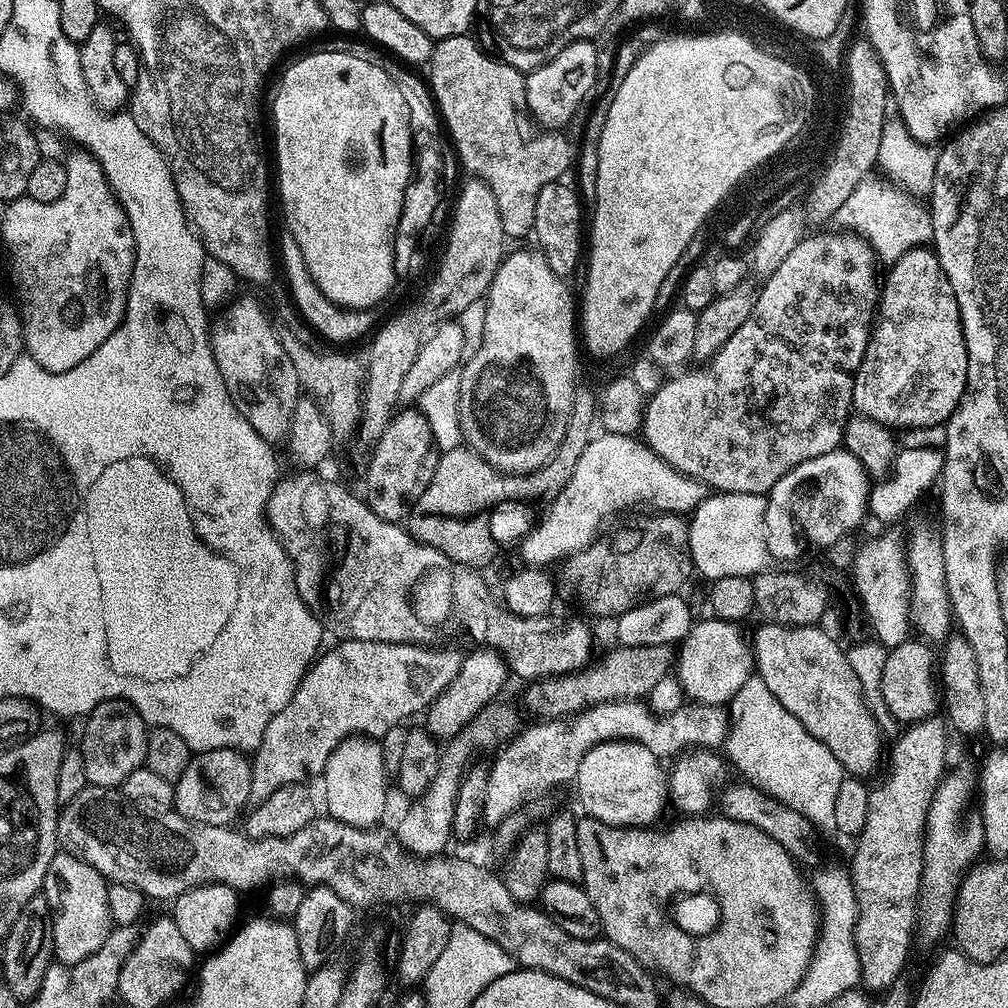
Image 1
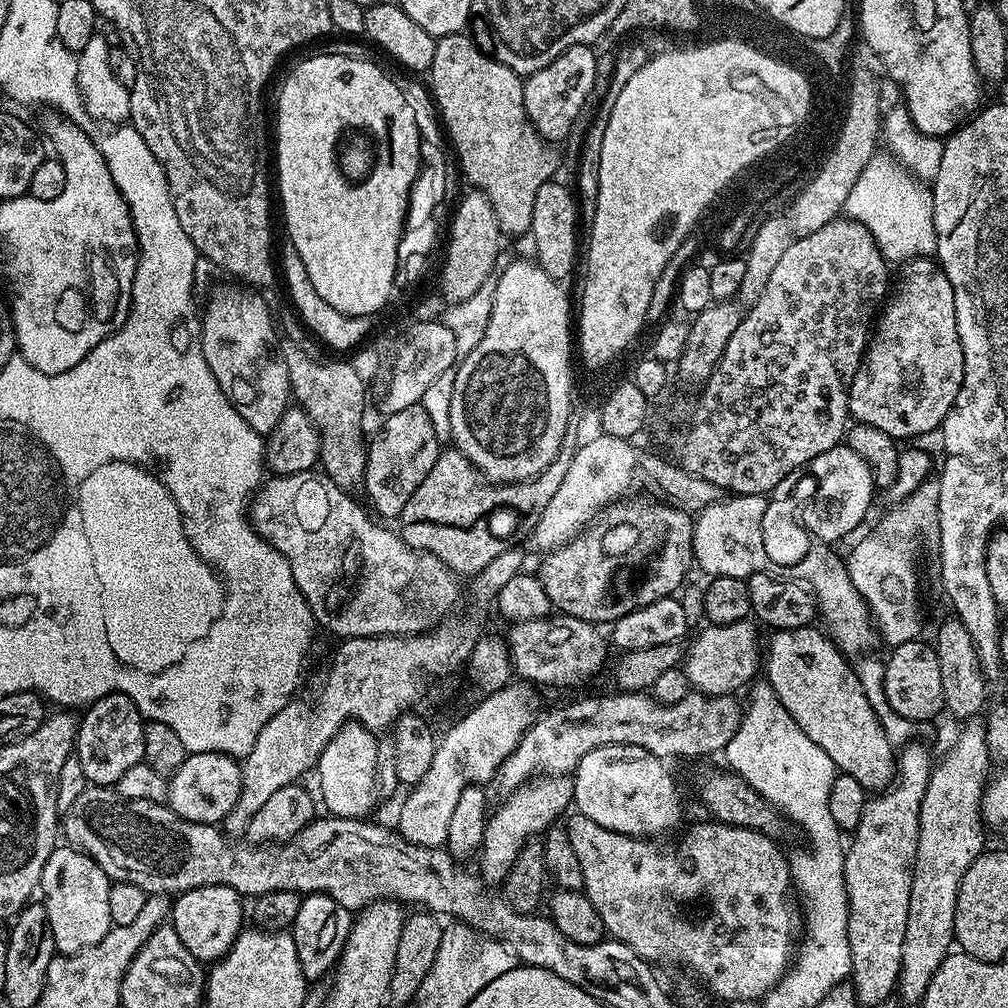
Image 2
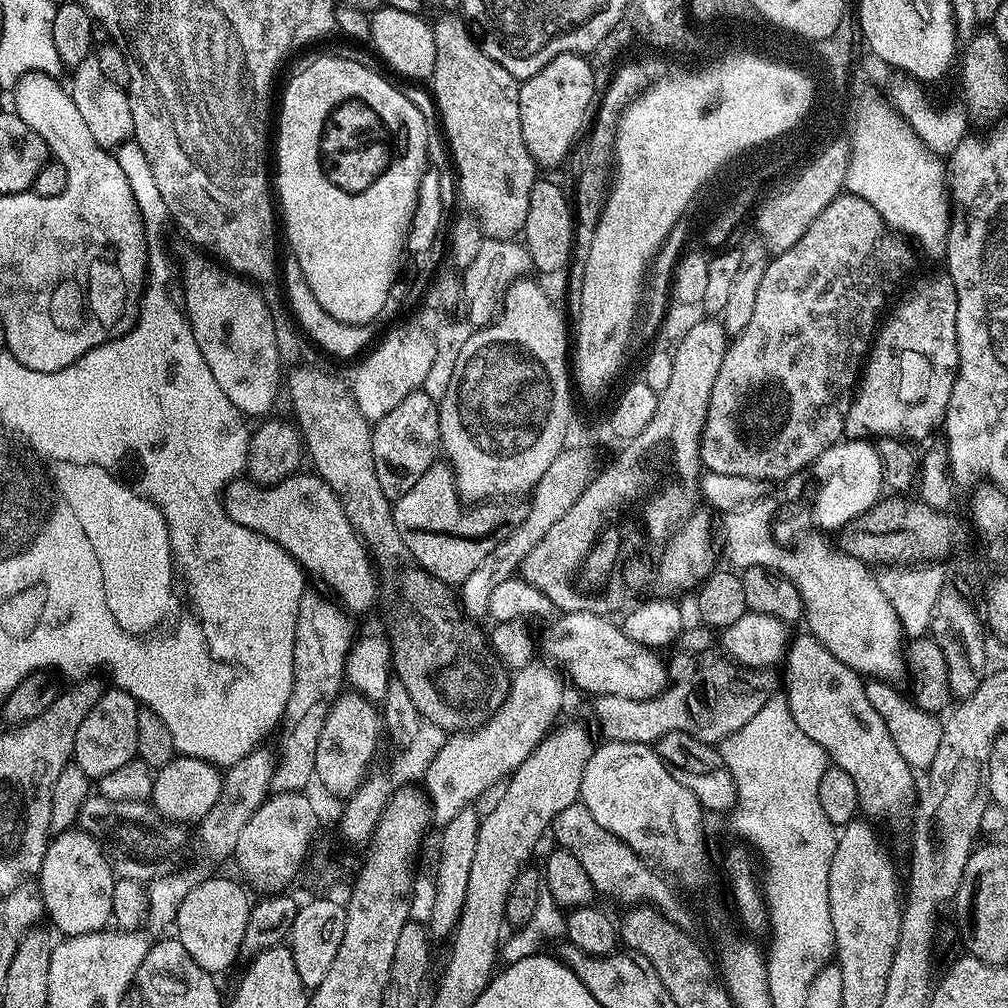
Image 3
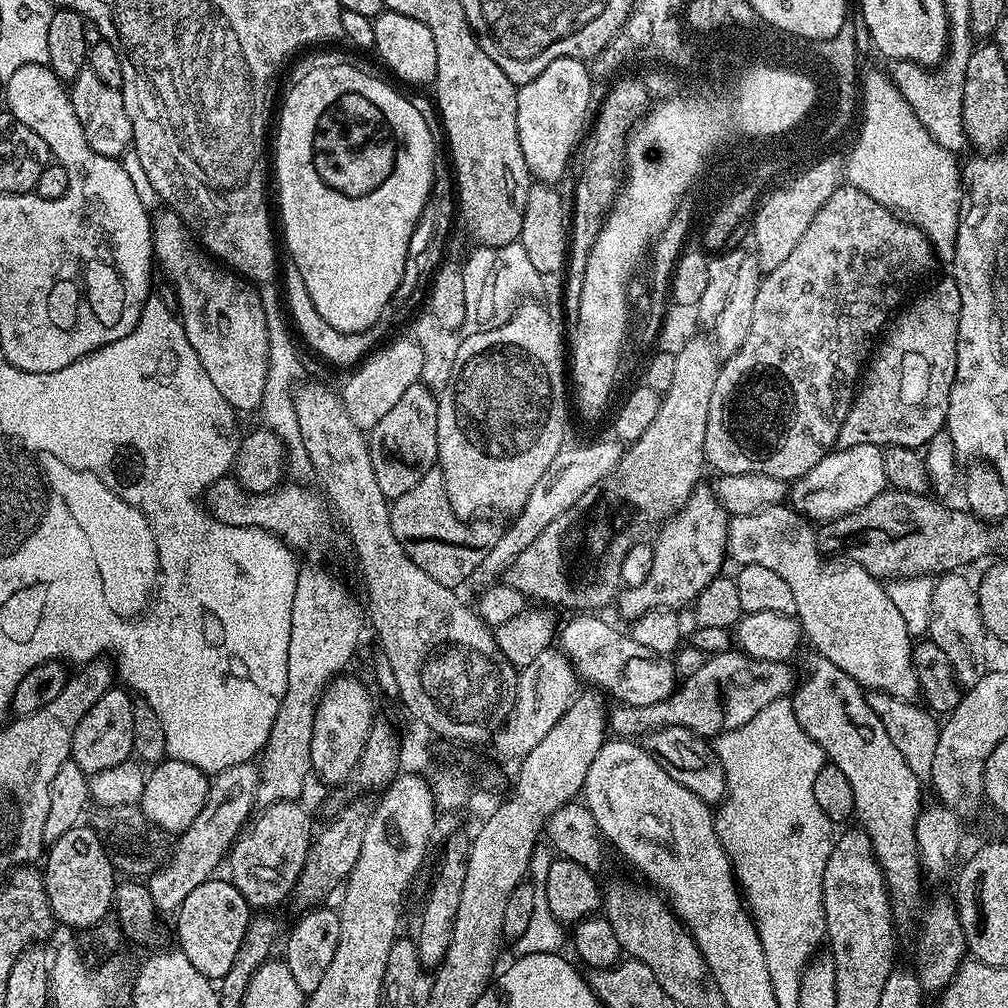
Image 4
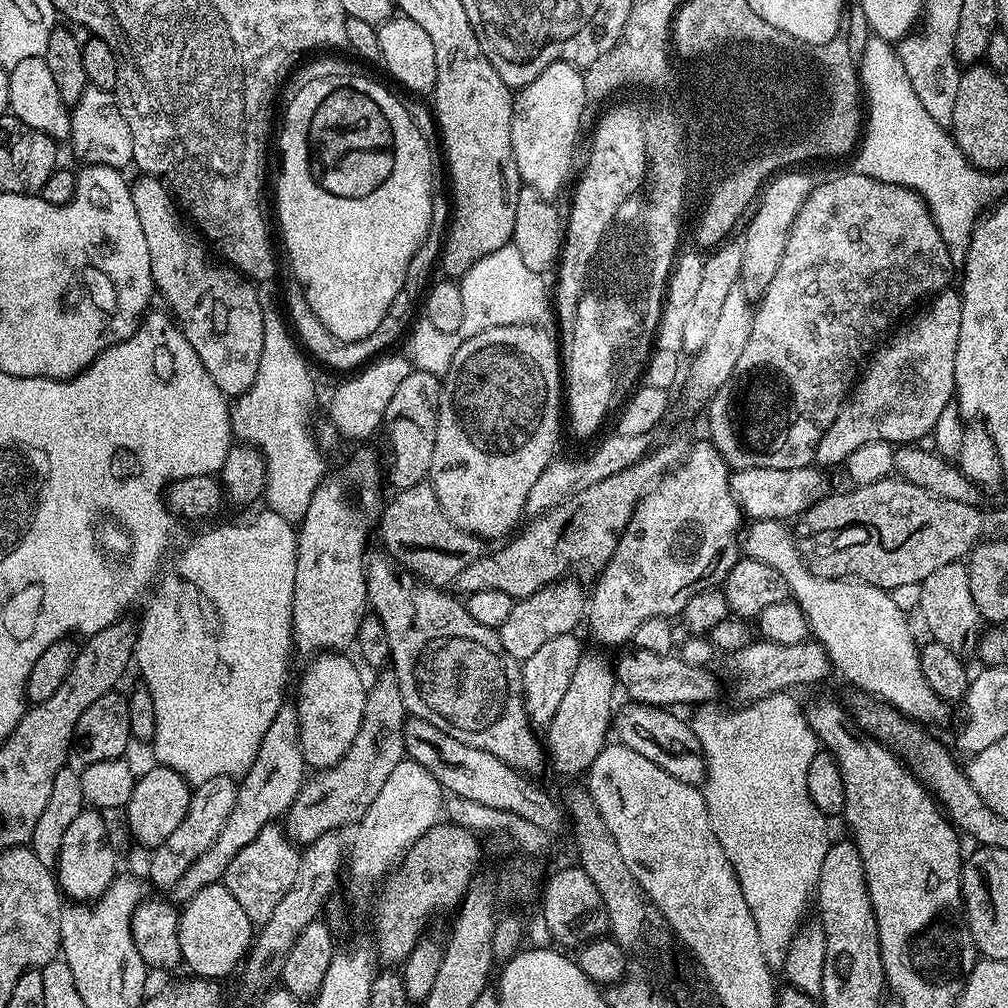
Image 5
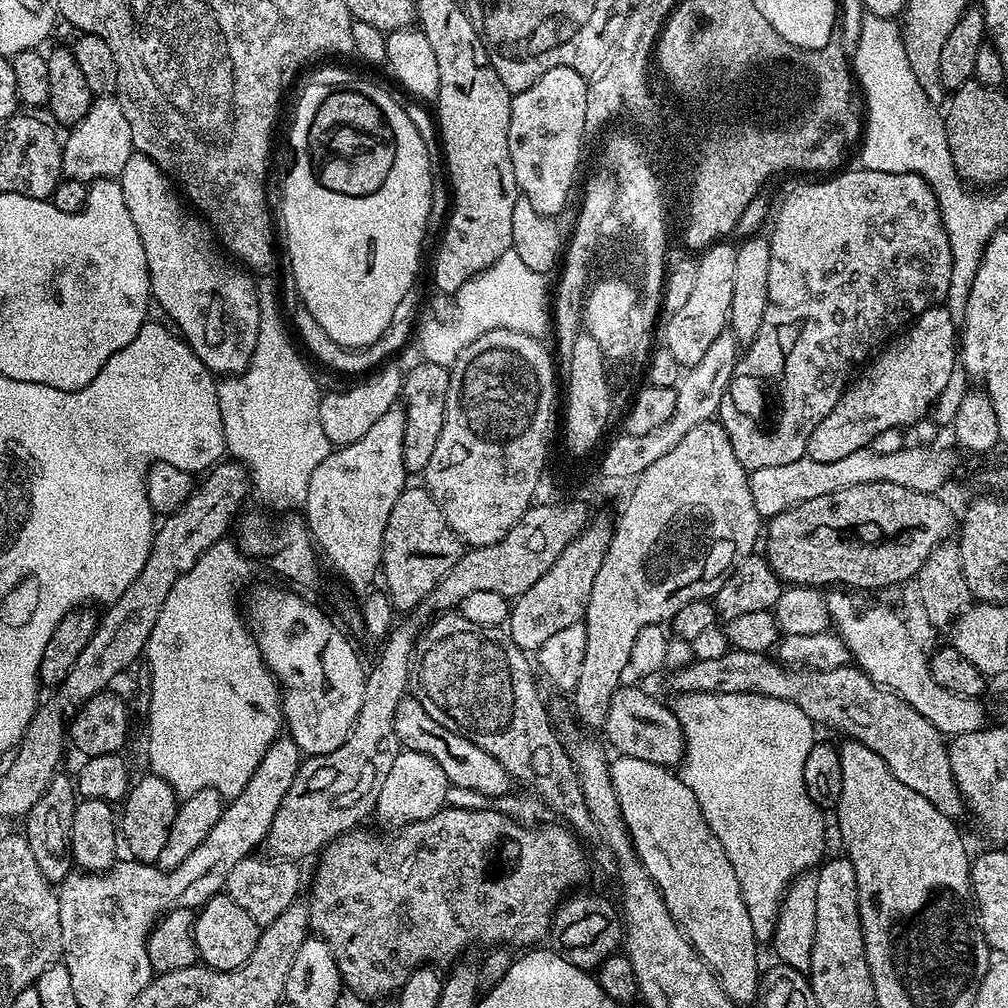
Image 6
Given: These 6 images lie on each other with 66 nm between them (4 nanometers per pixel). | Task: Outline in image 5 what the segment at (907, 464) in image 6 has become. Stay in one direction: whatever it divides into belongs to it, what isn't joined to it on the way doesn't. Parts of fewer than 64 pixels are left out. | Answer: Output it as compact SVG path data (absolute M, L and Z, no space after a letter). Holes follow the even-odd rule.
M816 466L795 468L794 470L738 468L729 475L728 481L741 513L749 521L783 520L788 522L799 517L813 504L815 496L818 494L816 492L820 488L819 470L821 471Z

